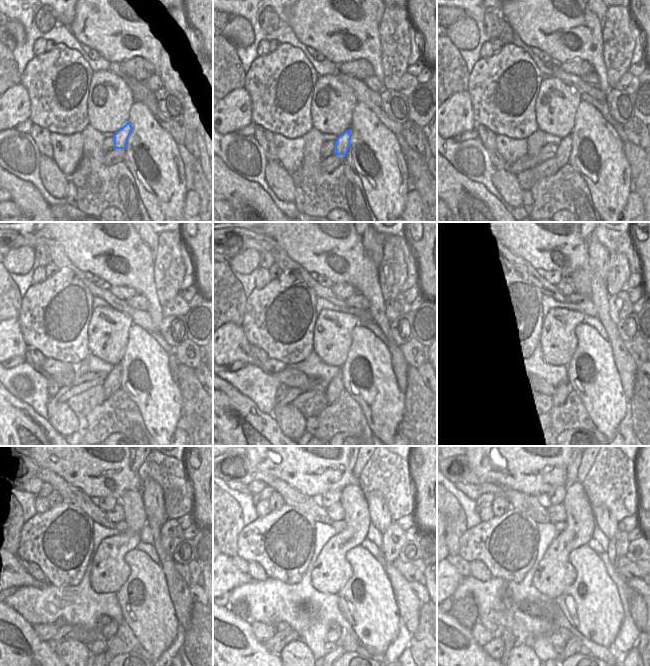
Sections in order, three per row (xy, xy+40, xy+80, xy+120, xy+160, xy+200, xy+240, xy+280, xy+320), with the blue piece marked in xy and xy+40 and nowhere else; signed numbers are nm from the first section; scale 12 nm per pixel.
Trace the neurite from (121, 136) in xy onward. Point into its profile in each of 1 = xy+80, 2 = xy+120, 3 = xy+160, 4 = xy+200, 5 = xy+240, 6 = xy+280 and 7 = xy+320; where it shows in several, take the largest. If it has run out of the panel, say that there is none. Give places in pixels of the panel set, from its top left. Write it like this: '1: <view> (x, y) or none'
1: xy+80 (563, 153)
2: xy+120 (111, 385)
3: xy+160 (335, 387)
4: xy+200 (563, 390)
5: xy+240 (109, 630)
6: xy+280 (333, 635)
7: xy+320 (556, 639)

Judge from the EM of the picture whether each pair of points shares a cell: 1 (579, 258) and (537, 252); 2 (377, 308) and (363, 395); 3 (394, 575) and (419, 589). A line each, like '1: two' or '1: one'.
1: one
2: two
3: two

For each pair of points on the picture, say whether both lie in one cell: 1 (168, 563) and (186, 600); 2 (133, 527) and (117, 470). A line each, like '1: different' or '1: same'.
1: same
2: different

